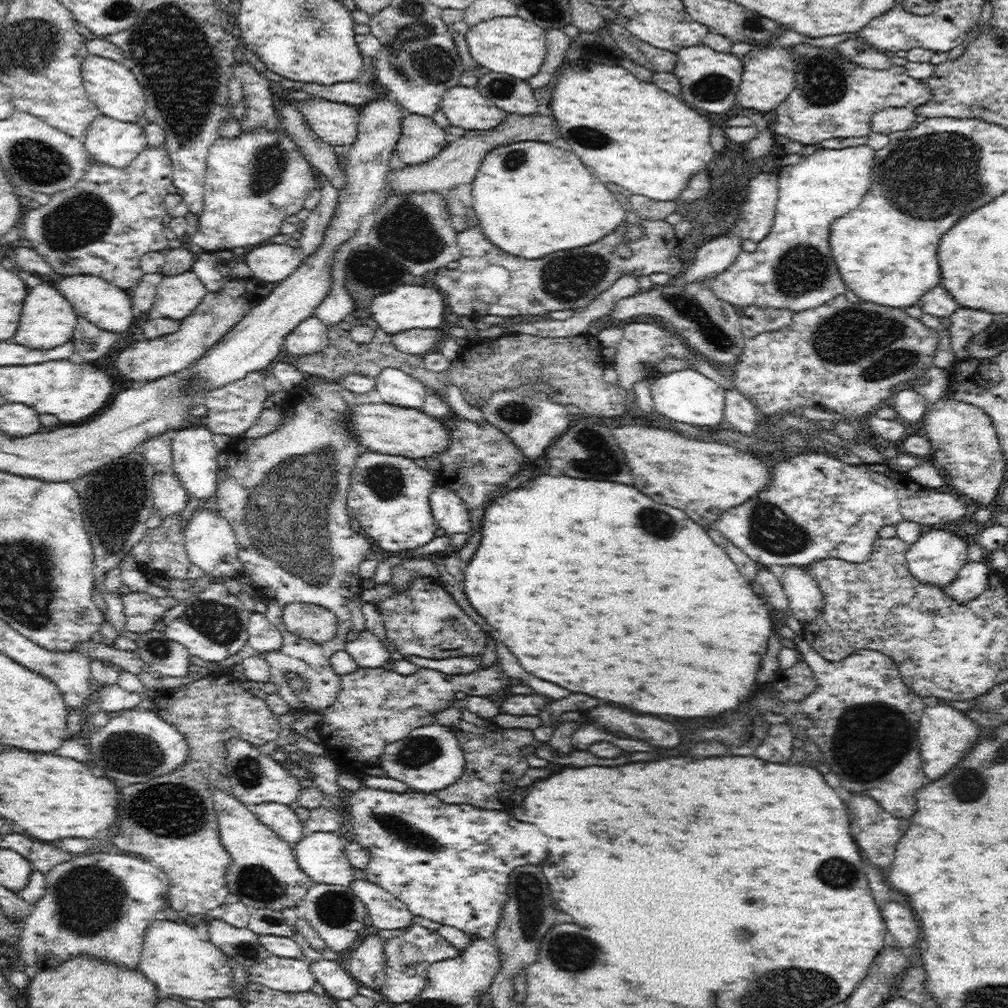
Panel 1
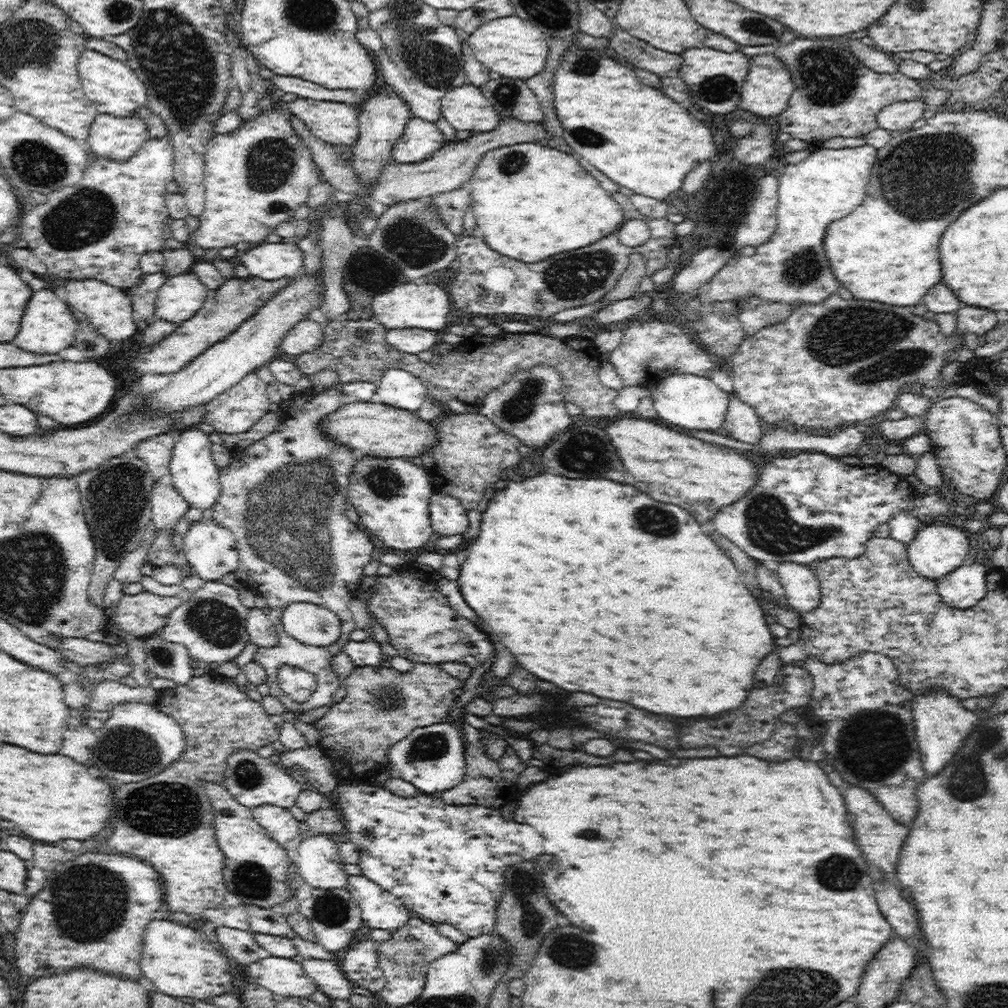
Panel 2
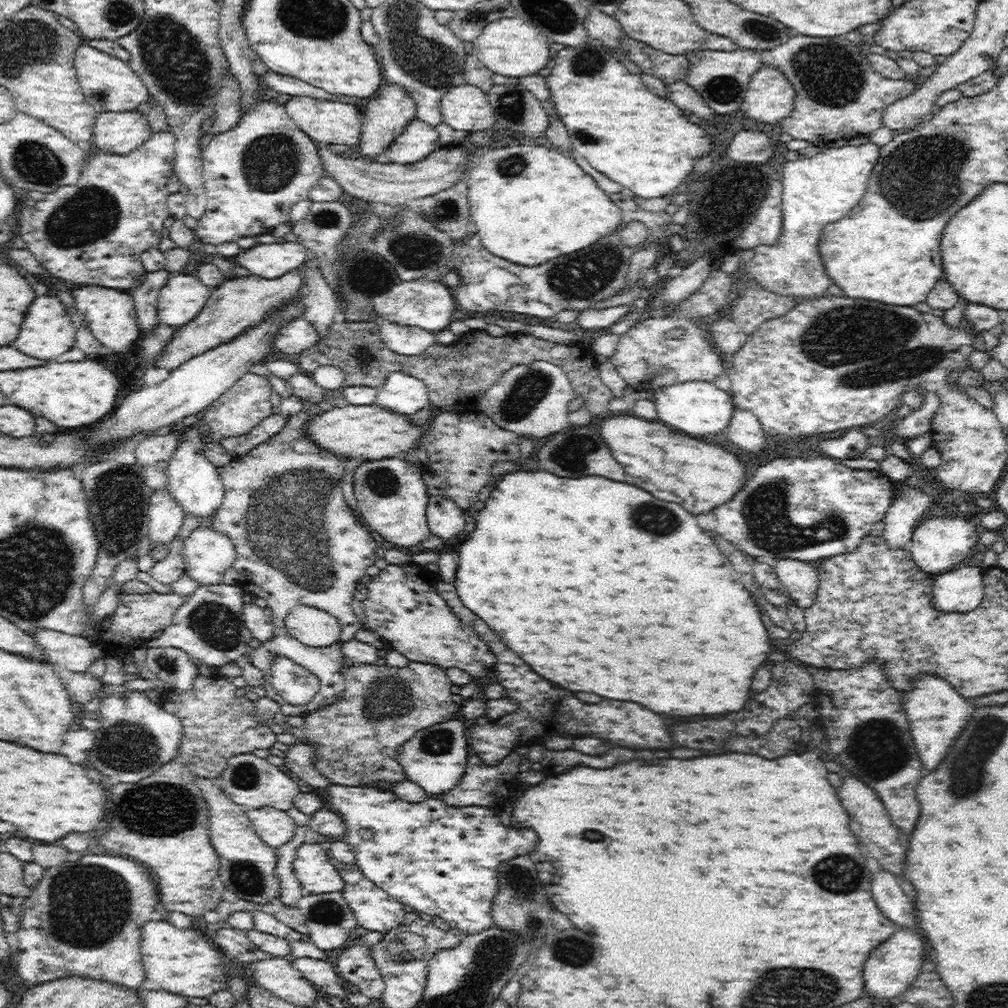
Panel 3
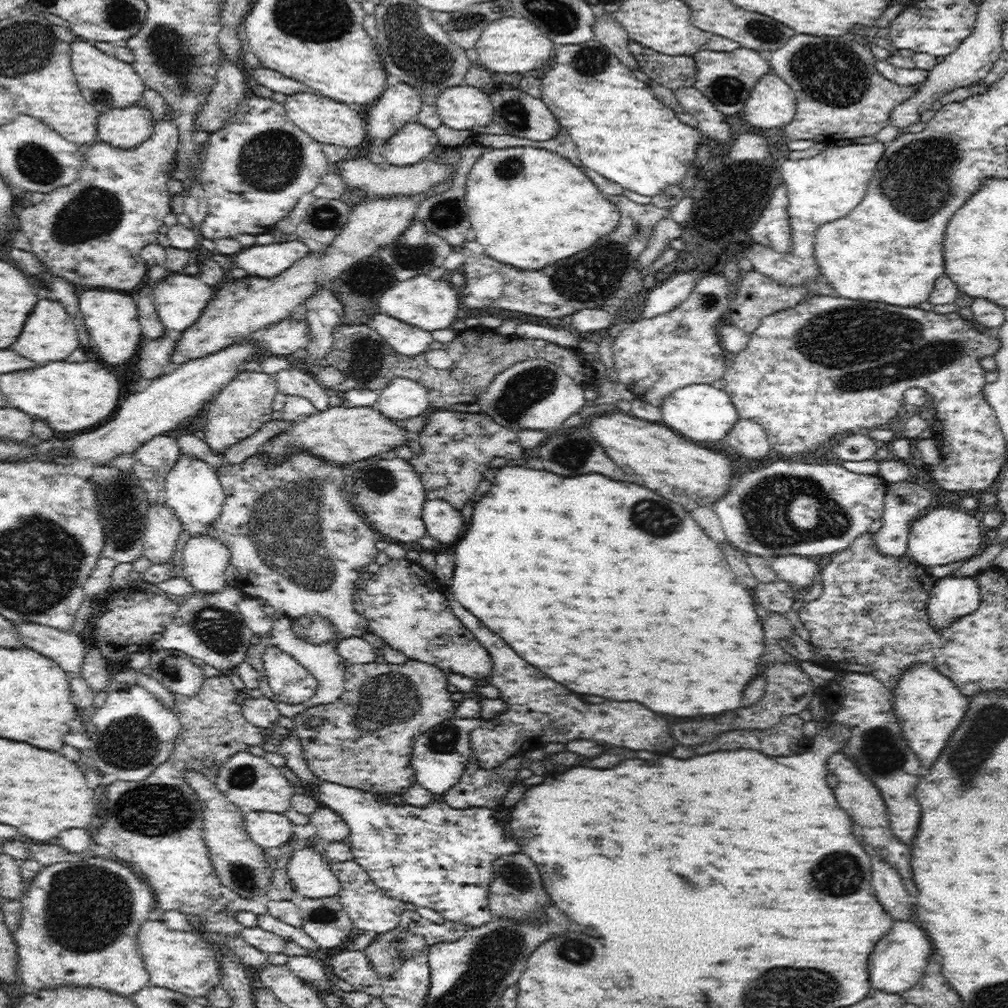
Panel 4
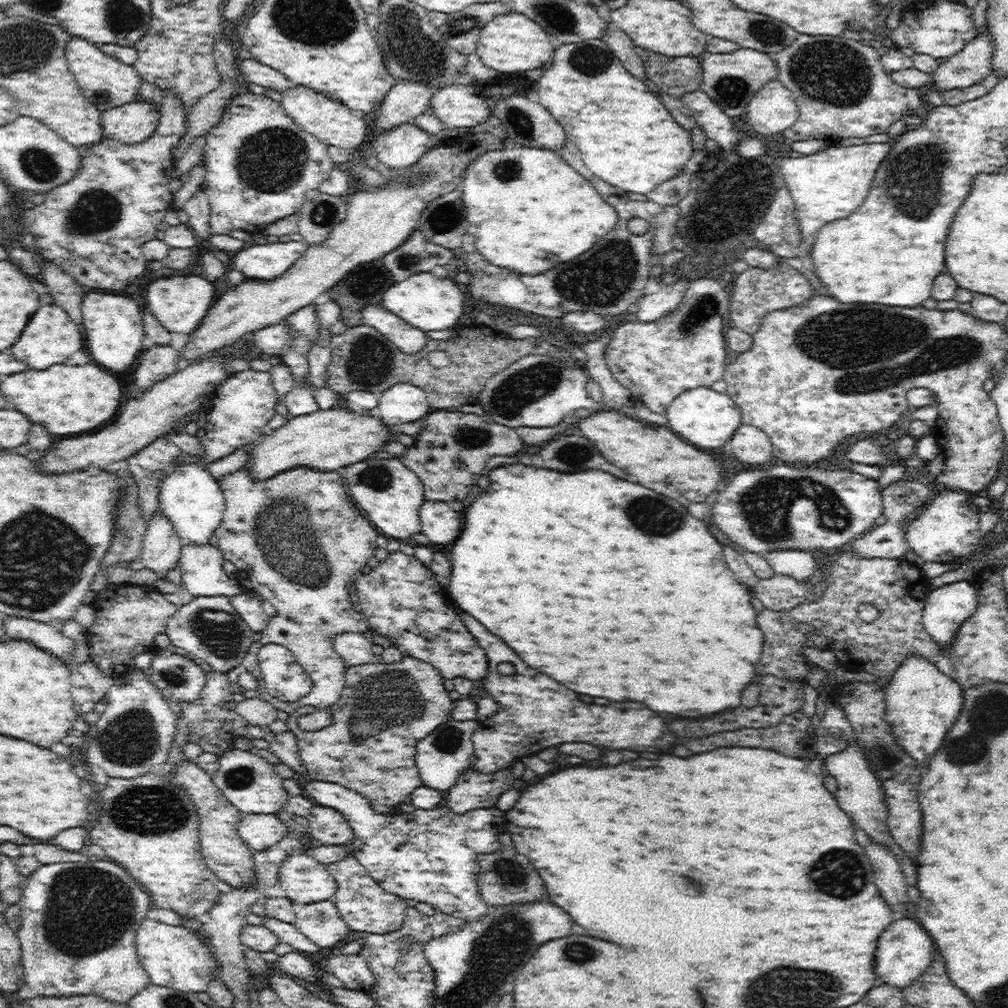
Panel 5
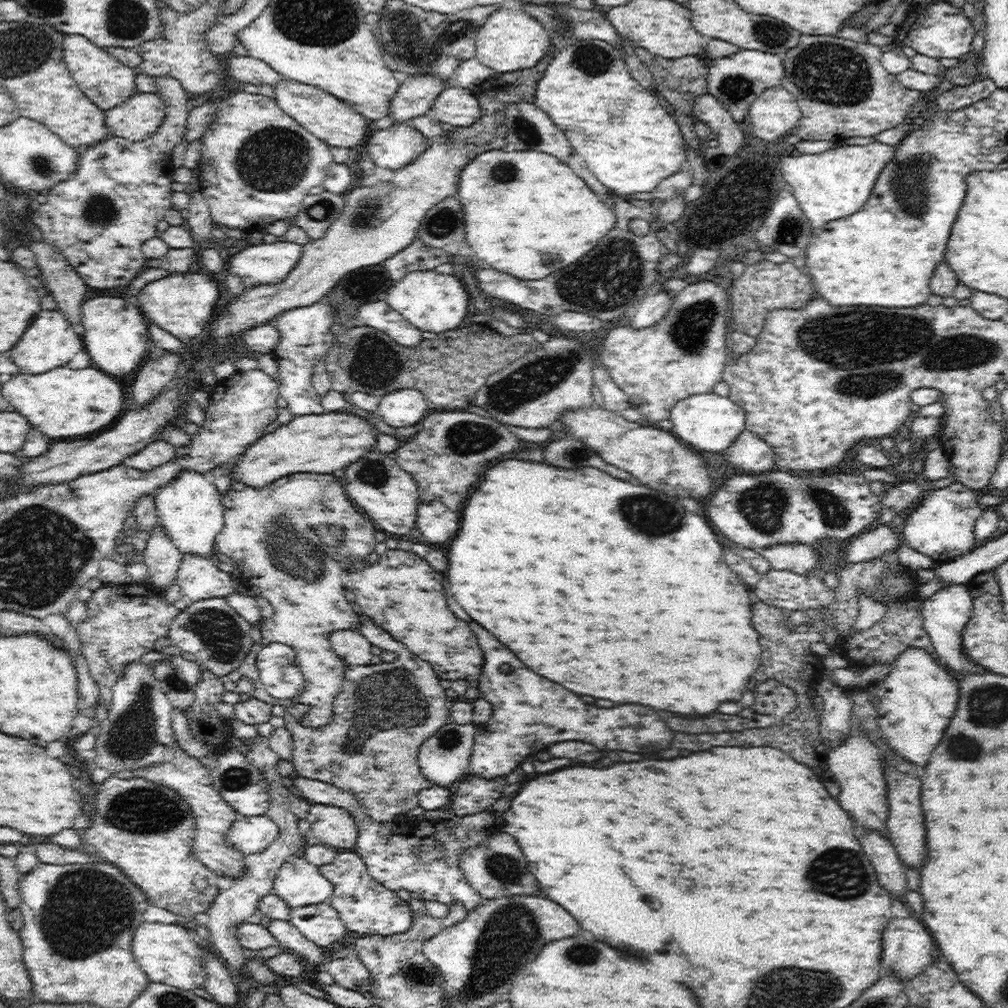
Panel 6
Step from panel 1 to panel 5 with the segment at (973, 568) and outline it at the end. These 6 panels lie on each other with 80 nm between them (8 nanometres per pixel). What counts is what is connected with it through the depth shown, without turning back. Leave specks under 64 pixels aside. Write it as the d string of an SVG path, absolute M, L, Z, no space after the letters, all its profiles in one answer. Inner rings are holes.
M970 580L946 583L935 588L925 600L924 629L940 648L949 648L960 626L976 612L977 604L977 590Z

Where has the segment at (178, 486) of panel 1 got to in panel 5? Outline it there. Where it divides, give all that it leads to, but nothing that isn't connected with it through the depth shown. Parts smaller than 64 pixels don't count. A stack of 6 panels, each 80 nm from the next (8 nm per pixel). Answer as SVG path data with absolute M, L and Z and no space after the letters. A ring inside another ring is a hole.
M158 510L147 521L140 560L146 568L157 572L162 579L179 564L183 543L172 523Z

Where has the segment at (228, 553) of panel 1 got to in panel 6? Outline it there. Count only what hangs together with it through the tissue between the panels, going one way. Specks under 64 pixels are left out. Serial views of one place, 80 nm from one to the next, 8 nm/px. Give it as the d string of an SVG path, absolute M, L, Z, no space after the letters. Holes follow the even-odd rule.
M213 553L210 556L183 554L177 572L177 584L182 594L196 602L206 598L227 597L238 591L241 583L234 581L230 573L218 567L221 559L220 554Z

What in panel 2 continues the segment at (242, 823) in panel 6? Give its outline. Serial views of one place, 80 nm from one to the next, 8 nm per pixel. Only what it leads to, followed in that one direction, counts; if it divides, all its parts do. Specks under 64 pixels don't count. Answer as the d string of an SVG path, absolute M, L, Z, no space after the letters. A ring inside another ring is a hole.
M264 804L253 807L252 814L256 822L265 828L270 838L282 848L286 848L290 844L290 840L298 838L300 834L300 821L294 818L288 808Z

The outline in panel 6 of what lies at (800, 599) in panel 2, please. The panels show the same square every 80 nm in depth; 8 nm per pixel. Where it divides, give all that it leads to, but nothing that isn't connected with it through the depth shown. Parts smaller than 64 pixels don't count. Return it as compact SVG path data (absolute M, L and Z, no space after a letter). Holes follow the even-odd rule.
M784 543L763 548L762 555L774 570L788 570L806 575L816 566L818 554L813 546L802 543Z

